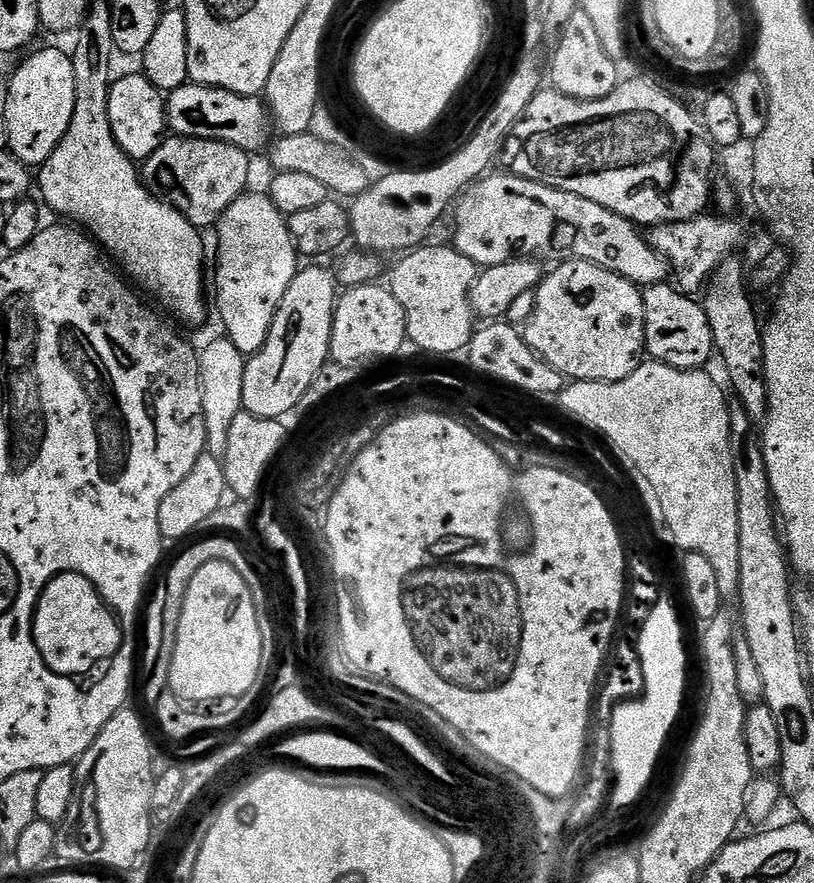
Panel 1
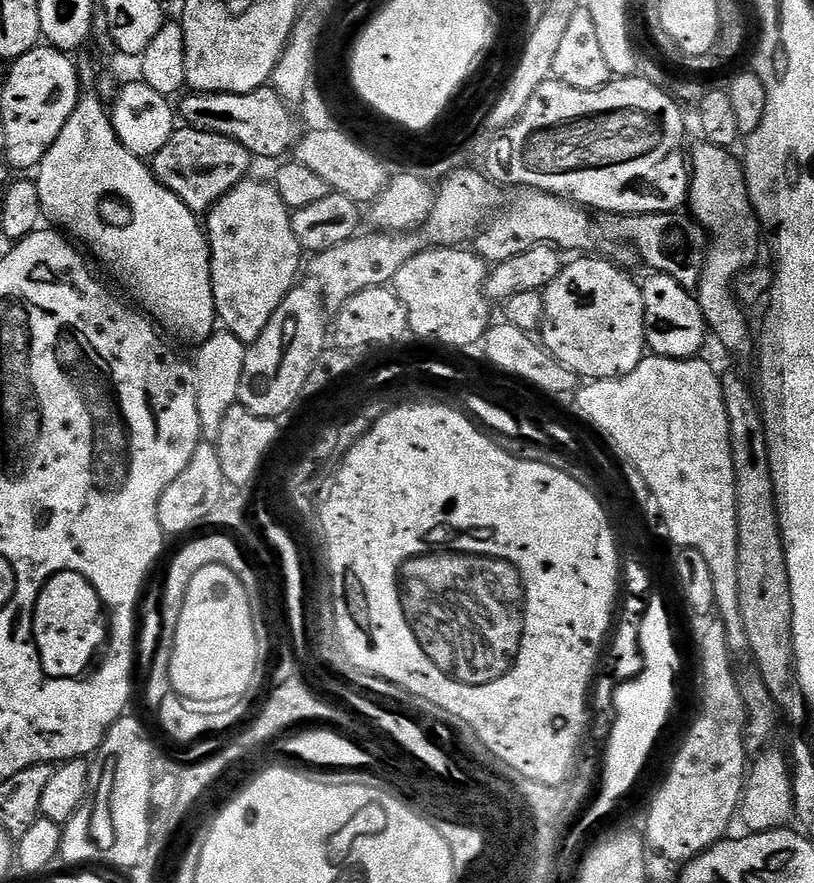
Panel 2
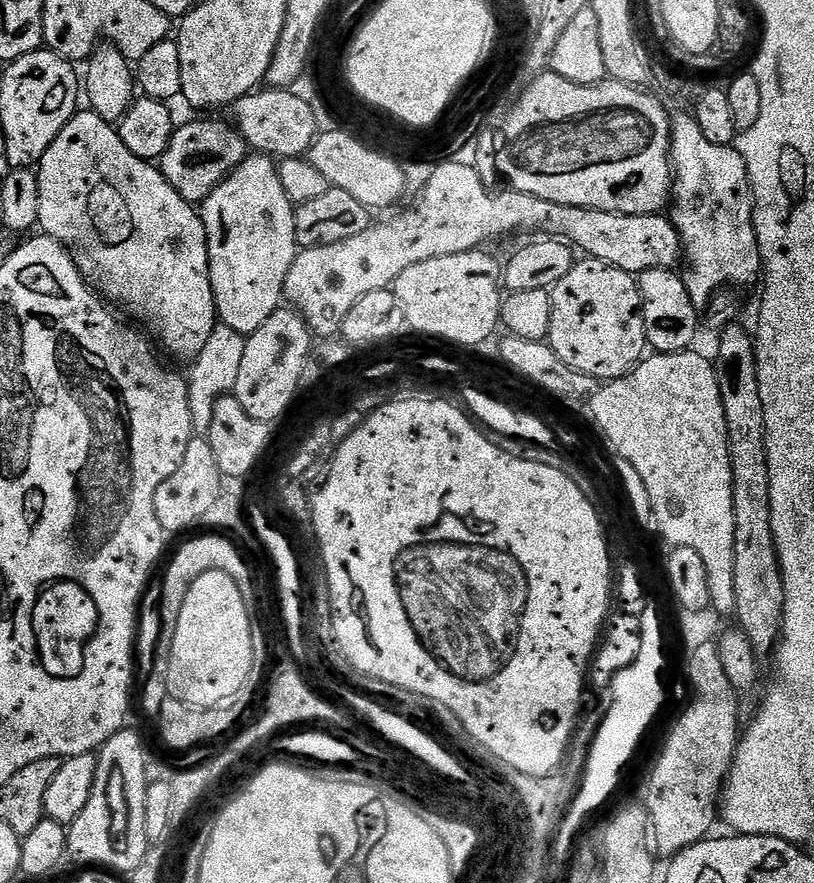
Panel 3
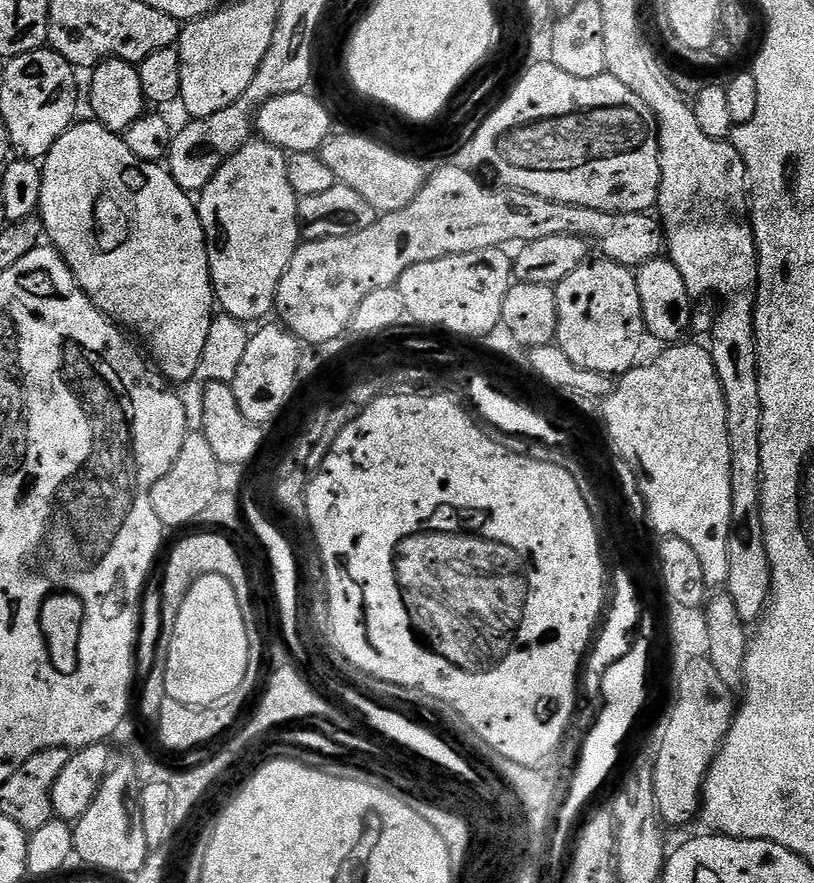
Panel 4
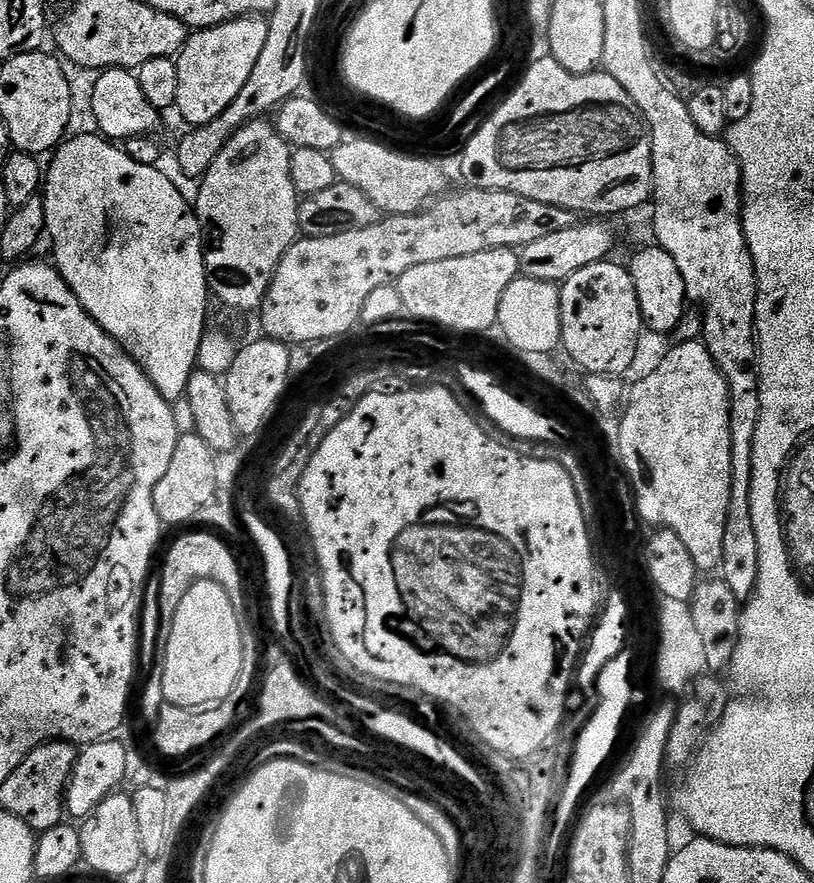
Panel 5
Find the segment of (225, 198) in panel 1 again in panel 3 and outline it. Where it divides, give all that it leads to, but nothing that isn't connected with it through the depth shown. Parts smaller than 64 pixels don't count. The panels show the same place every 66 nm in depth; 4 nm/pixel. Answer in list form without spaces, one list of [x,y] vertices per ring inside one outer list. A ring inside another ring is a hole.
[[[192,120],[175,129],[166,154],[161,156],[158,167],[166,182],[182,194],[189,204],[196,206],[208,197],[241,162],[250,155],[248,144],[231,123],[224,120]]]

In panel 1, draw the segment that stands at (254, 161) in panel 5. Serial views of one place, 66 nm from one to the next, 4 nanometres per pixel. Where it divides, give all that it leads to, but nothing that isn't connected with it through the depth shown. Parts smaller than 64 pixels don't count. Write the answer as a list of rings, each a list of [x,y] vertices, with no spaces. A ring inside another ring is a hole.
[[[245,194],[239,196],[237,200],[229,206],[222,214],[220,223],[215,225],[214,233],[216,232],[216,304],[214,300],[214,308],[220,311],[220,320],[224,323],[223,335],[230,342],[234,342],[234,346],[238,346],[238,350],[244,357],[250,357],[258,350],[262,350],[262,346],[266,342],[266,338],[270,334],[270,326],[274,322],[276,312],[280,308],[282,298],[286,298],[286,290],[290,290],[290,282],[294,282],[296,273],[298,271],[298,253],[292,244],[290,238],[290,230],[288,229],[288,221],[283,214],[278,210],[278,206],[274,206],[274,202],[267,196],[267,194],[260,194],[260,196],[251,196]]]

